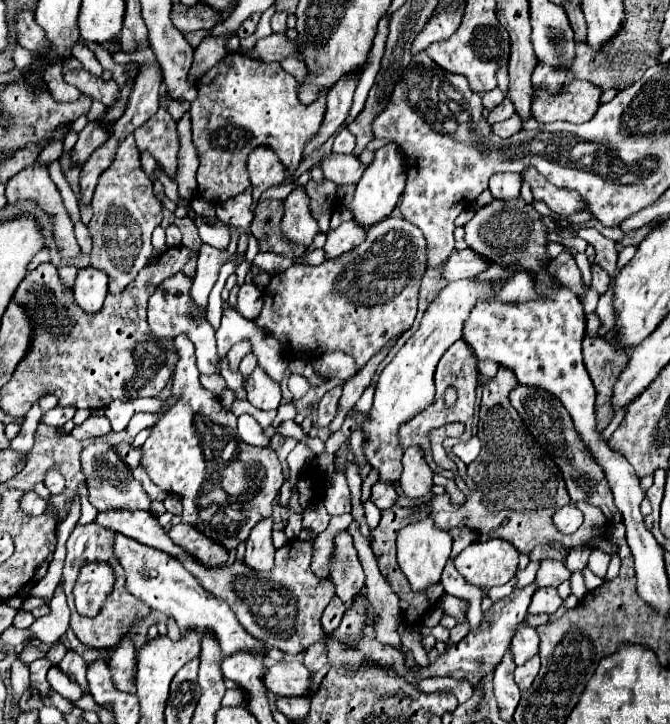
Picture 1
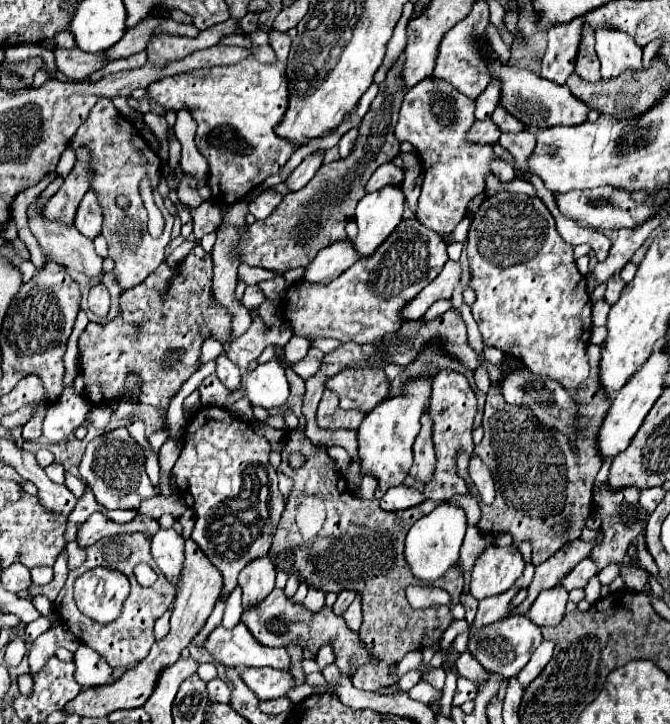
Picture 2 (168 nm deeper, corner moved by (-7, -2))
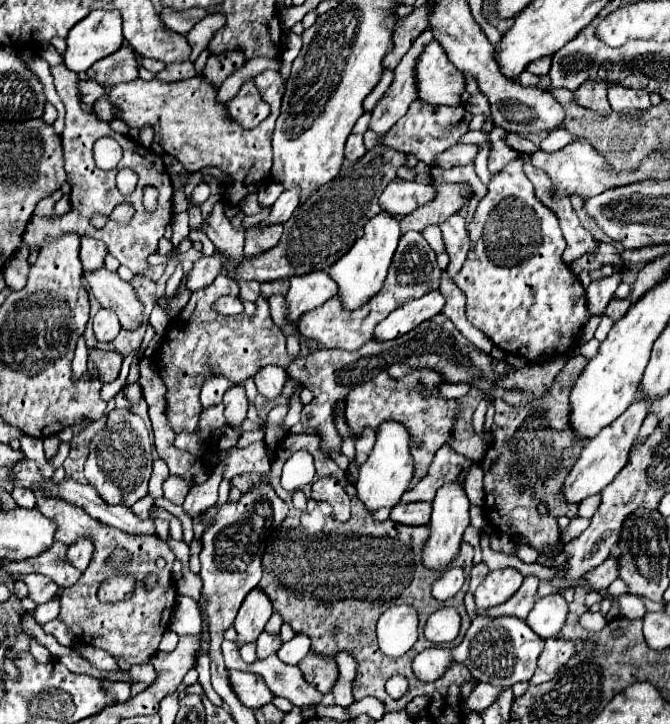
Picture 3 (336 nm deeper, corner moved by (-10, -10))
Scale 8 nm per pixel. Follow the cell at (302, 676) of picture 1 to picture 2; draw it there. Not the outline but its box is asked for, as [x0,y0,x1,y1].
[240,668,294,700]

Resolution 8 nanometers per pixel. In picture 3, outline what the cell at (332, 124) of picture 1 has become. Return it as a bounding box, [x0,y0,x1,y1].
[261,190,299,224]

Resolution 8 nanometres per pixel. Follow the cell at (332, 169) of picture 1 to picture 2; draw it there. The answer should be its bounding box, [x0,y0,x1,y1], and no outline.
[366,162,404,192]

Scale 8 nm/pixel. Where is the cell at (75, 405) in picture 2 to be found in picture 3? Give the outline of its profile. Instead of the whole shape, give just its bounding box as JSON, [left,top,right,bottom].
[73,338,87,378]

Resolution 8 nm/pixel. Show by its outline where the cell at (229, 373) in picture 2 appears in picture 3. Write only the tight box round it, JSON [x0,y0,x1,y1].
[223,384,249,426]

